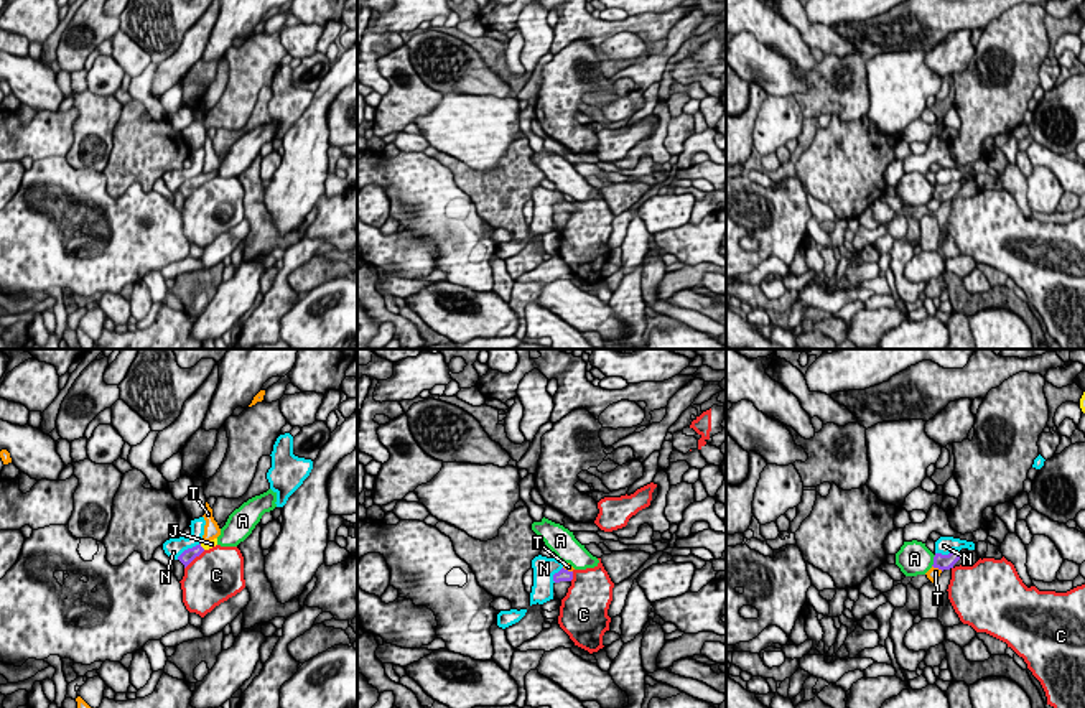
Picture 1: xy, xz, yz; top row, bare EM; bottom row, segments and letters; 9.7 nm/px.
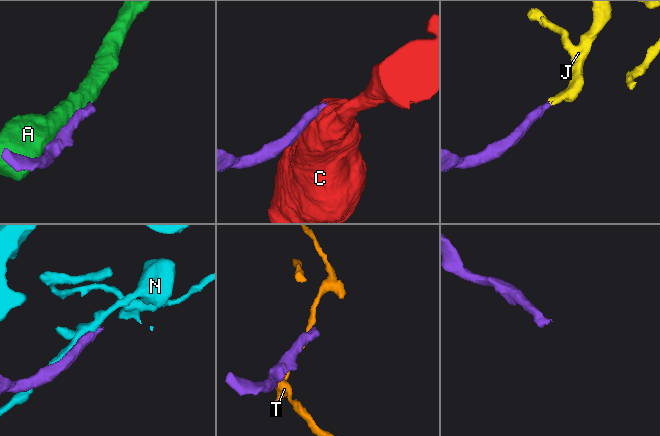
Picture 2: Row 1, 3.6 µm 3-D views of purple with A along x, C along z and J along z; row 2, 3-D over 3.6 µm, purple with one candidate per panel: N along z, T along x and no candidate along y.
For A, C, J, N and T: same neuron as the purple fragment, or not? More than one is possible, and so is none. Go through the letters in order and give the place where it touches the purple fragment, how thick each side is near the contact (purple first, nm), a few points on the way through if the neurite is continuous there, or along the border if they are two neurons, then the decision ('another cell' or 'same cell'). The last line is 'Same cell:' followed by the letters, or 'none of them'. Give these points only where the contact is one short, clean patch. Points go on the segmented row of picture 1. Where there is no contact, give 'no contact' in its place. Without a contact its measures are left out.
A: meets purple in yz at (934, 560); 160 nm thick on the purple side, 320 nm on the other; another cell
C: meets purple in xy at (195, 557); 140 nm thick on the purple side, 480 nm on the other; another cell
J: meets purple in xy at (200, 545); 140 nm thick on the purple side, 70 nm on the other; runs through xy (186, 557), (200, 545), (211, 544); same cell
N: meets purple in xy at (188, 549); 140 nm thick on the purple side, 190 nm on the other; another cell
T: meets purple in yz at (937, 567); 160 nm thick on the purple side, 120 nm on the other; another cell
Same cell: J

